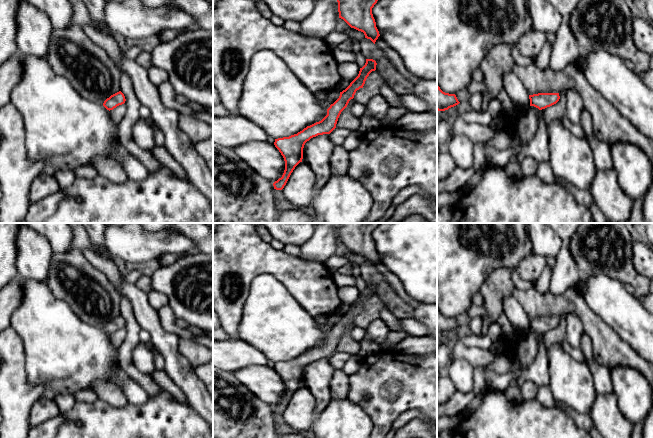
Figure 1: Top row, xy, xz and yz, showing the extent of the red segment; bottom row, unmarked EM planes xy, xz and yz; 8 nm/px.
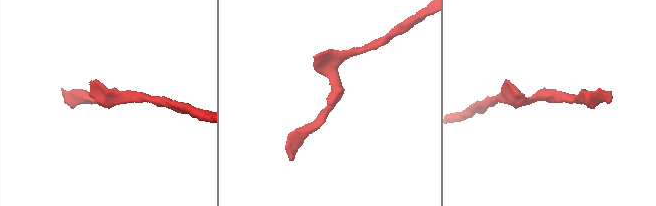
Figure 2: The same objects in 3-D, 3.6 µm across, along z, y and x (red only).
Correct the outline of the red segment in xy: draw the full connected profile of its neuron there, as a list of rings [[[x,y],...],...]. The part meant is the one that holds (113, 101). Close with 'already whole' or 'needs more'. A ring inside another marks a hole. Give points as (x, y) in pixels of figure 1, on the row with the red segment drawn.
[[[119,91],[107,98],[103,103],[103,106],[110,111],[116,108],[117,106],[124,104],[125,101],[126,99],[124,94]]]; already whole

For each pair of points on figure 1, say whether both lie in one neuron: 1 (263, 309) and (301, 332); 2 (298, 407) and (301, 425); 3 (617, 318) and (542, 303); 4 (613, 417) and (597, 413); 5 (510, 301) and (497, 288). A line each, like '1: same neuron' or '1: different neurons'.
1: same neuron
2: same neuron
3: different neurons
4: same neuron
5: different neurons

